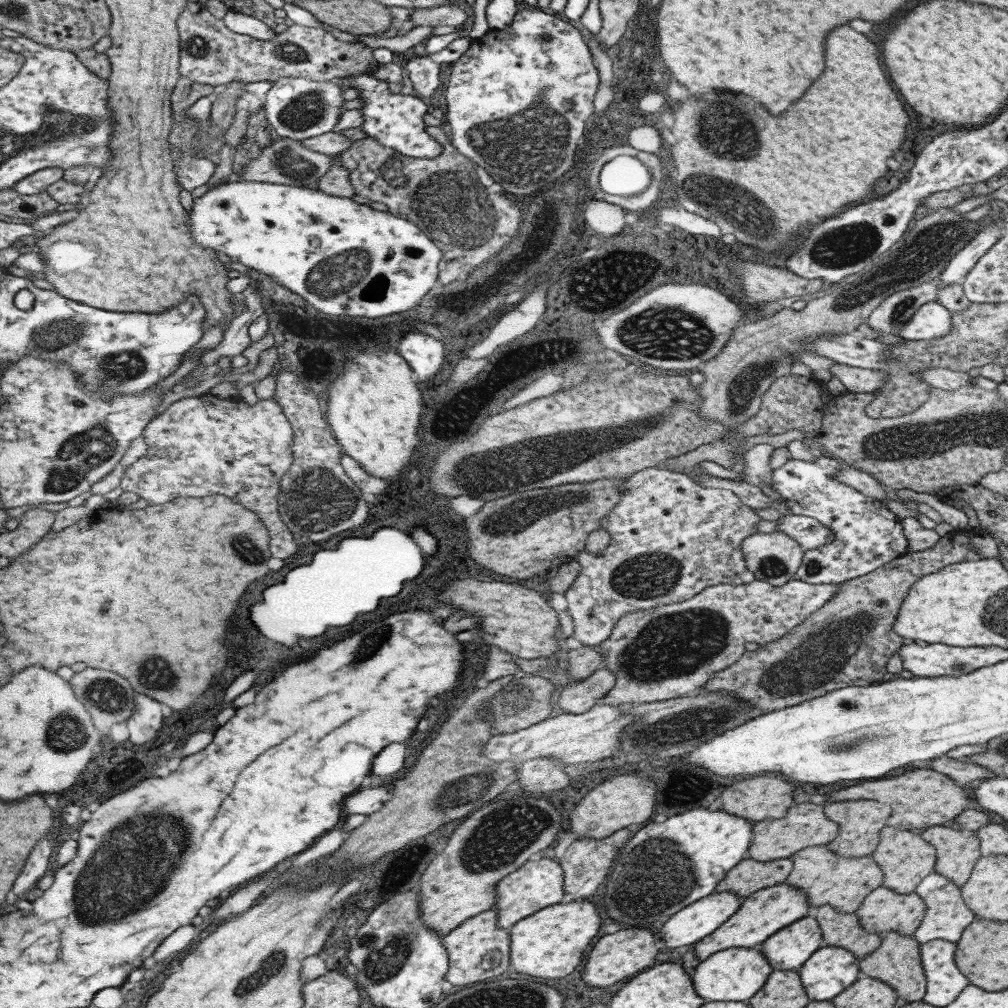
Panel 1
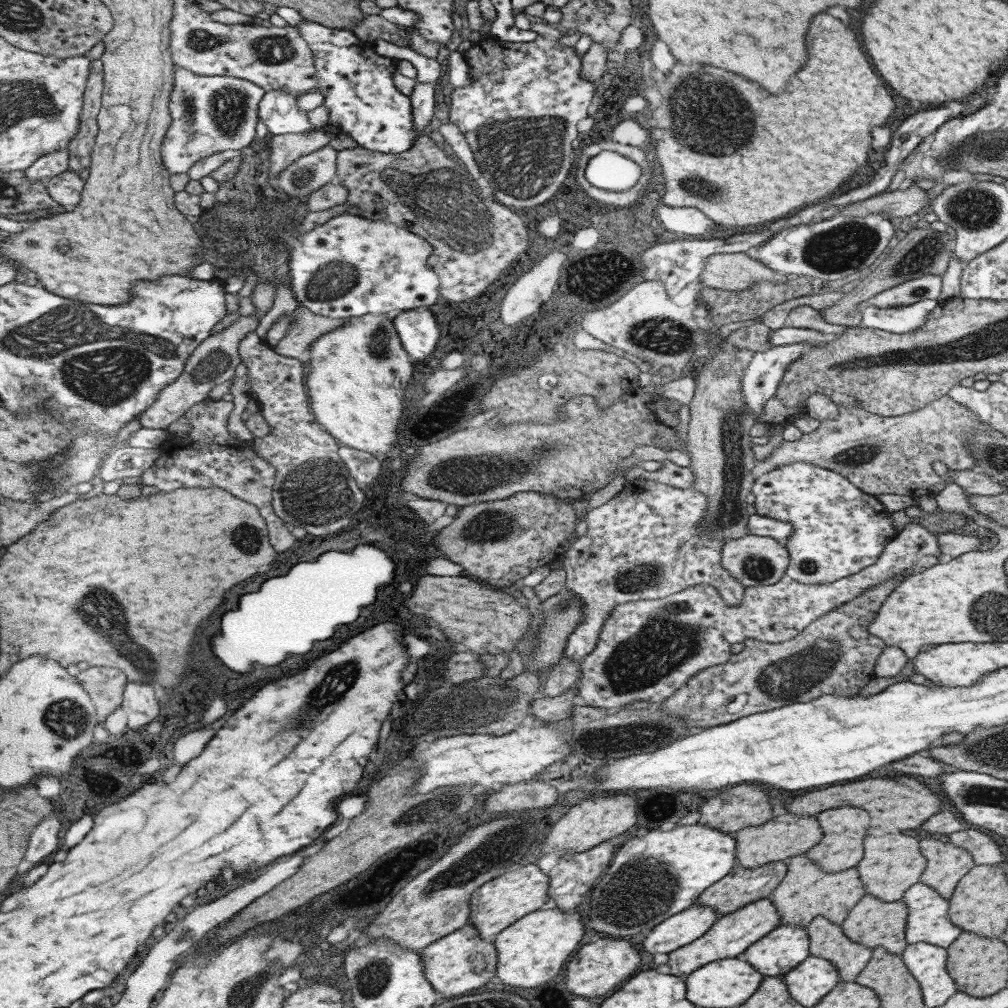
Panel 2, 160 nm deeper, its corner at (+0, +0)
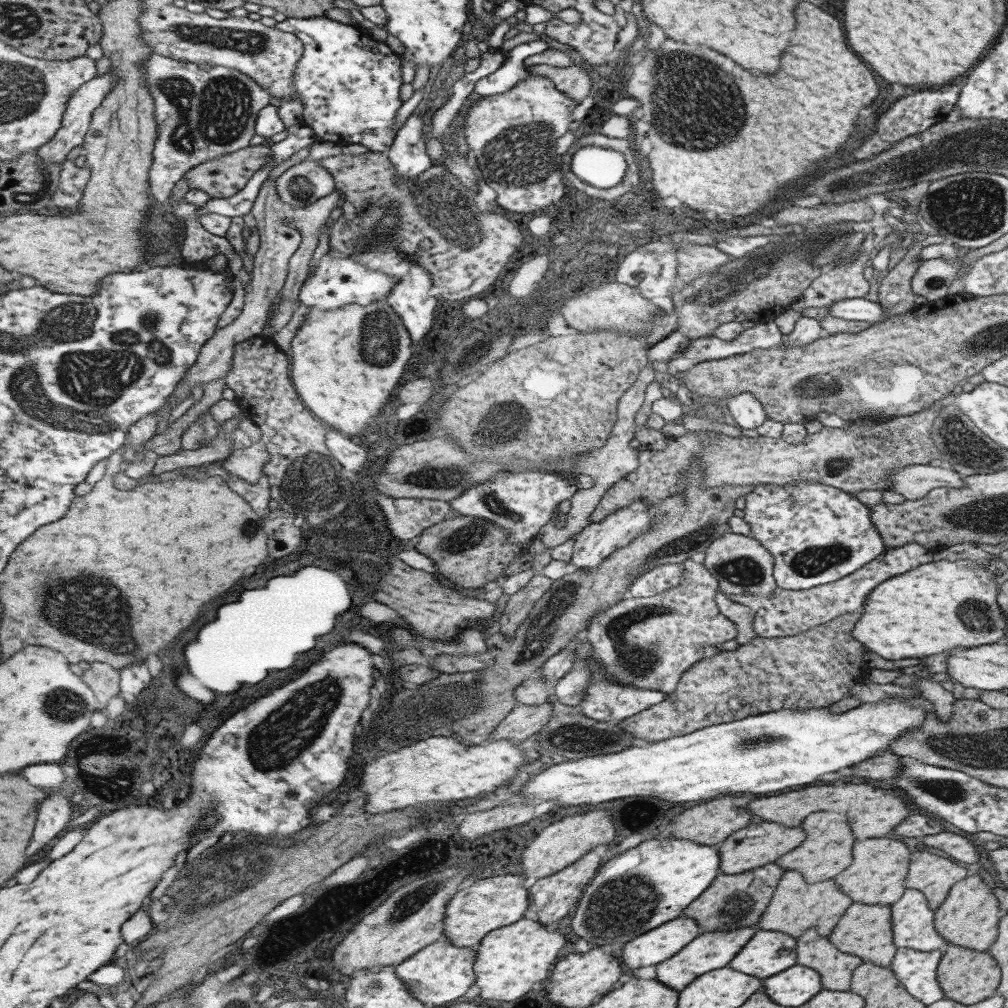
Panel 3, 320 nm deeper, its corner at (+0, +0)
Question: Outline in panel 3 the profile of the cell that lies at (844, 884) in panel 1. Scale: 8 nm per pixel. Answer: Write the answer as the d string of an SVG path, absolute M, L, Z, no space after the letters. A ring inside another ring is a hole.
M787 870L781 875L770 901L761 913L756 926L761 930L779 931L793 938L801 936L808 928L816 928L819 936L828 936L852 900L842 893L833 878L807 884L797 870Z

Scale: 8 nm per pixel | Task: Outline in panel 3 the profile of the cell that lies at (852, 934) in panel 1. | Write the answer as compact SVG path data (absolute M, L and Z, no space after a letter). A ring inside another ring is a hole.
M808 928L796 938L796 964L810 967L819 974L825 990L847 991L851 973L862 963L859 957L839 952L827 936L819 936L816 928Z

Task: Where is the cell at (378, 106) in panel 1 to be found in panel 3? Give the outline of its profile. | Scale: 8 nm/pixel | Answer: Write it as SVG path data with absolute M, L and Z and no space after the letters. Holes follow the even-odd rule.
M288 17L274 27L299 35L304 42L305 54L294 76L295 94L291 98L299 98L305 104L305 111L302 112L305 125L315 131L316 139L338 144L359 143L370 151L387 153L399 132L393 129L395 120L405 106L405 102L399 98L403 86L400 55L391 50L385 41L374 40L360 26L343 24L327 17Z

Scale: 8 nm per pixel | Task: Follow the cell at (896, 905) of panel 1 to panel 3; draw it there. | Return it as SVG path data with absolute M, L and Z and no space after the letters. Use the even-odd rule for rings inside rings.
M852 902L839 917L837 924L828 934L828 941L839 952L855 955L863 963L872 962L875 966L889 966L896 946L892 943L890 908L881 904Z

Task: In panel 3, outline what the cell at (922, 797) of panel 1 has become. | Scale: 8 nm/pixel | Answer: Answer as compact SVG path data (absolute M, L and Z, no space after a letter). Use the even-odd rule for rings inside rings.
M850 782L821 783L819 786L807 785L780 795L753 798L746 803L746 809L752 816L759 816L765 822L777 822L783 826L800 826L800 822L811 813L819 811L836 812L847 818L855 841L865 838L885 836L909 814L906 798L897 794L885 794L883 790L869 783Z

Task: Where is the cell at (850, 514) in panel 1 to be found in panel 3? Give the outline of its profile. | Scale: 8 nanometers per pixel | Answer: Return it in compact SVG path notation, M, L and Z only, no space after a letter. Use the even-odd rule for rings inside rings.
M794 482L794 484L786 484L785 486L779 485L754 485L753 489L745 496L745 505L743 510L742 519L749 525L749 538L755 539L771 556L773 557L772 576L775 580L775 585L783 590L805 590L813 588L813 586L820 586L821 584L828 584L844 578L849 574L855 572L866 566L867 563L873 560L878 554L881 554L885 546L879 533L875 530L873 523L870 519L868 507L859 502L855 496L846 491L839 490L827 484L819 484L818 482Z

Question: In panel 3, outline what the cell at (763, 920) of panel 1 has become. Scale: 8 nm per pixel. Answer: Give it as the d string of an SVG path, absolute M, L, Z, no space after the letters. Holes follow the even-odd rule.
M754 924L754 926L745 926L743 928L736 928L735 930L701 932L698 937L695 937L689 945L685 945L678 953L675 953L673 957L655 965L655 979L658 979L661 983L665 983L671 990L680 991L694 978L709 973L711 970L728 966L728 962L741 950L745 942L755 934L755 931L758 930L758 926Z

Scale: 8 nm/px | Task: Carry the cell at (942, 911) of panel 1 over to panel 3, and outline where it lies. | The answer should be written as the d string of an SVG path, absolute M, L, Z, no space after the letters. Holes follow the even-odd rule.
M907 888L897 902L888 905L892 943L896 948L927 952L945 947L947 942L934 929L934 911L918 890Z

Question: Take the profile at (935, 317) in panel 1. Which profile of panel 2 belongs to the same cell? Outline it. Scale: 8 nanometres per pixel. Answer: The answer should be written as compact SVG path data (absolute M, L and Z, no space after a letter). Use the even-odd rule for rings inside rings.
M923 299L915 304L896 307L868 306L862 310L859 326L903 334L922 327L928 312L937 304L935 299Z

